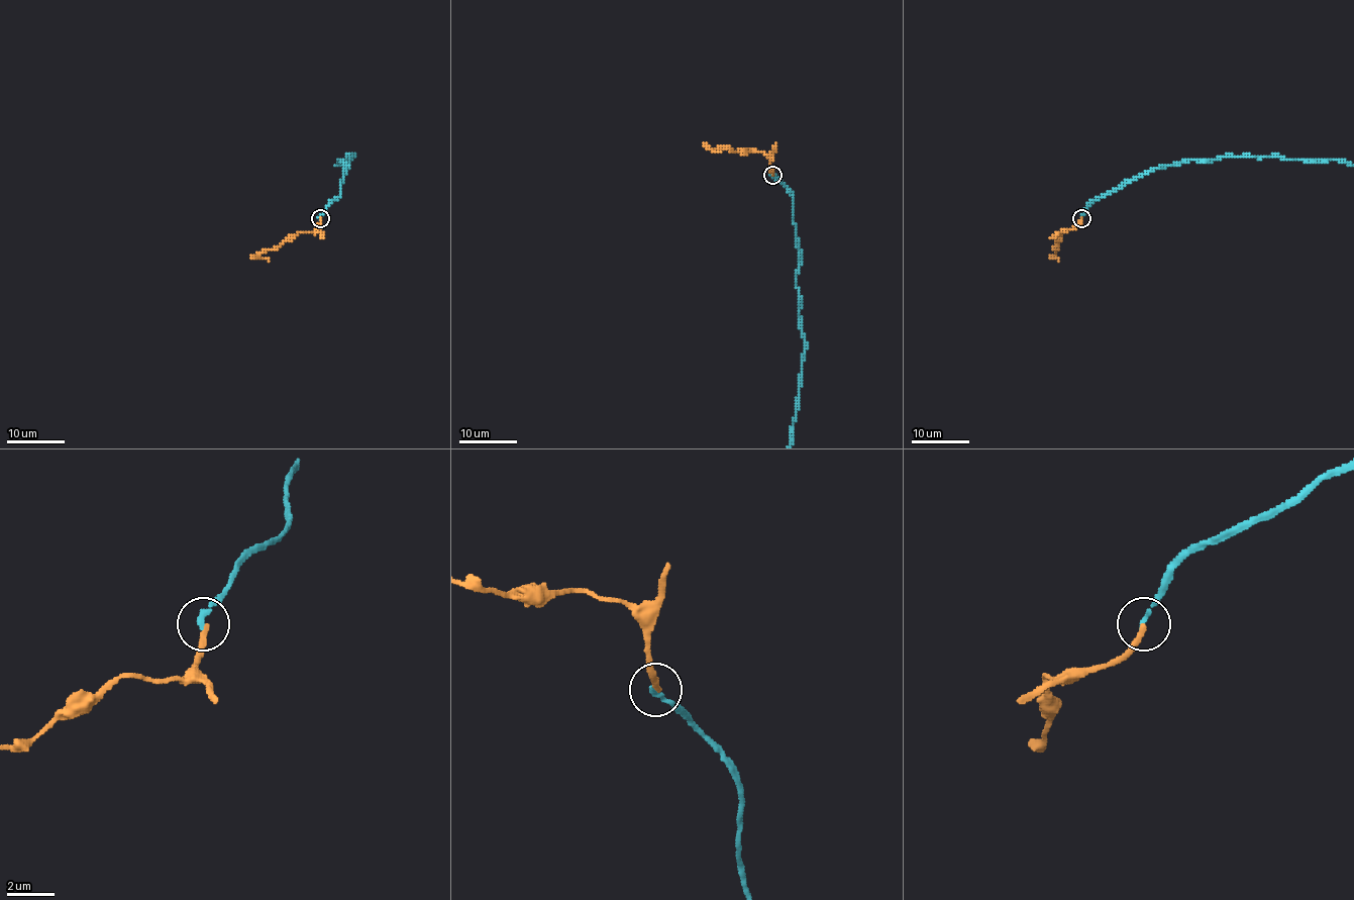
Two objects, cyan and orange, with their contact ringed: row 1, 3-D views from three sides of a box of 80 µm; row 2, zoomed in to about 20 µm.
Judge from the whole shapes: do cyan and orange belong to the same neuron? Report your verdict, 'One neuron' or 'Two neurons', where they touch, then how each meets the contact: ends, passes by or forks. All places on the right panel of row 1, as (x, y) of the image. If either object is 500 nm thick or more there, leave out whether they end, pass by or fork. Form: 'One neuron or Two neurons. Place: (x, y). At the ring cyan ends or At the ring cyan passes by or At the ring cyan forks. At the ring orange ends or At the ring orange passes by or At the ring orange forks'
Two neurons. Place: (1081, 218). At the ring cyan ends. At the ring orange ends

